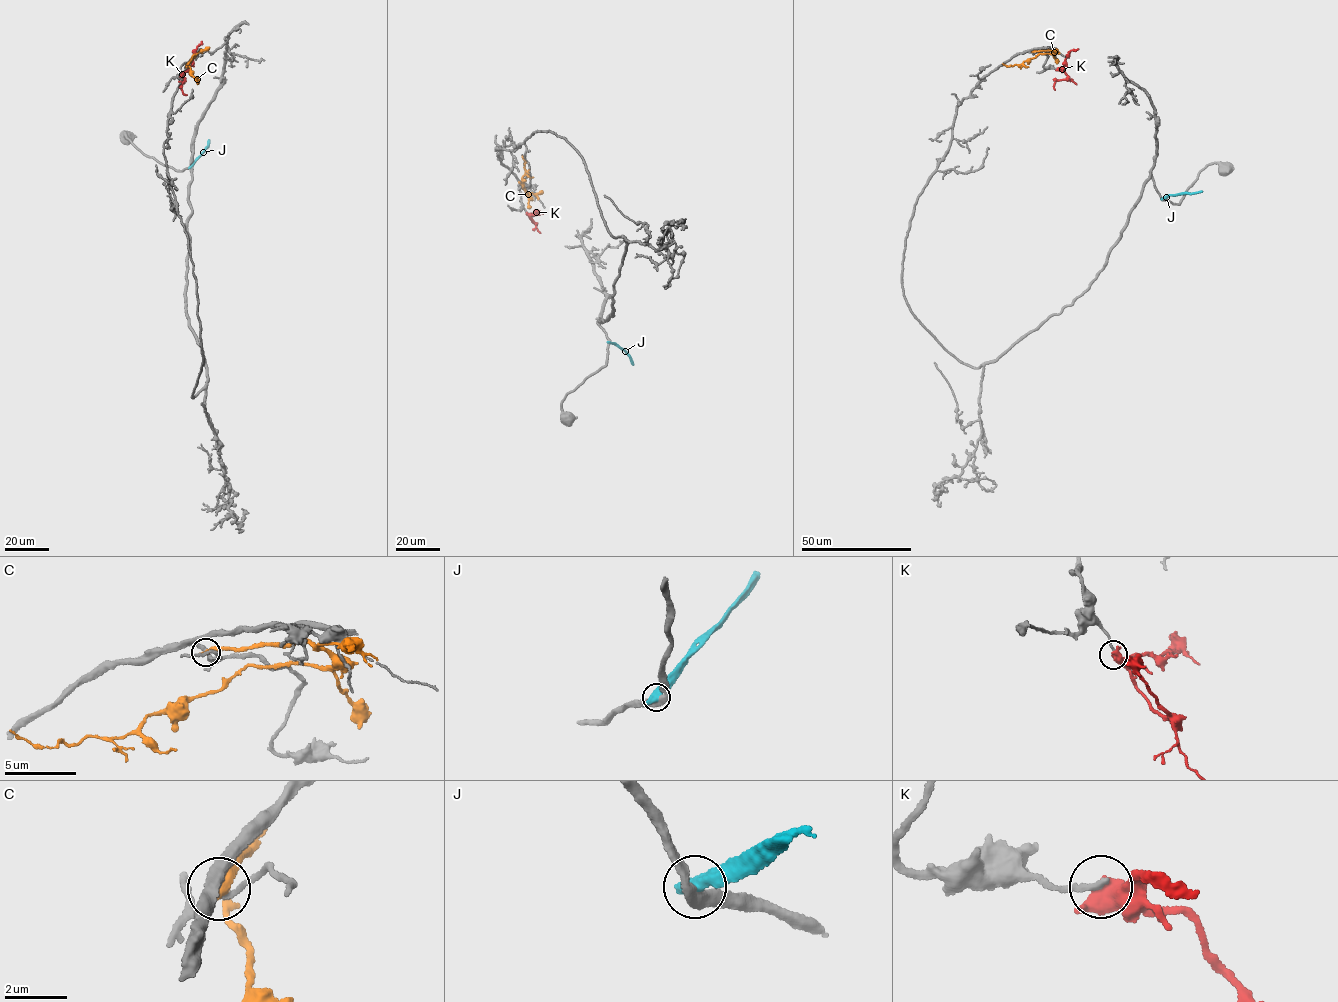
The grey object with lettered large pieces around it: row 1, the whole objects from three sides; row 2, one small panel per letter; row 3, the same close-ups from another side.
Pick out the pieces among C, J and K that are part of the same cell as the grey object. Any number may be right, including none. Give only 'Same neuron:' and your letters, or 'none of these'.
Same neuron: none of these

